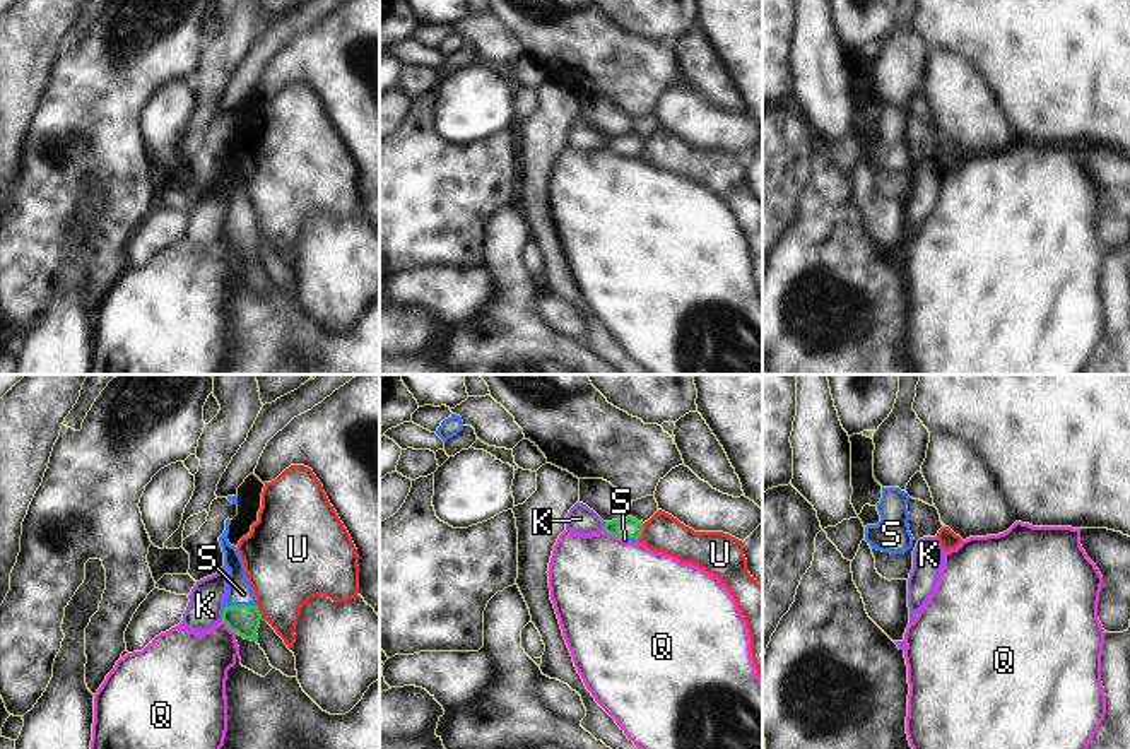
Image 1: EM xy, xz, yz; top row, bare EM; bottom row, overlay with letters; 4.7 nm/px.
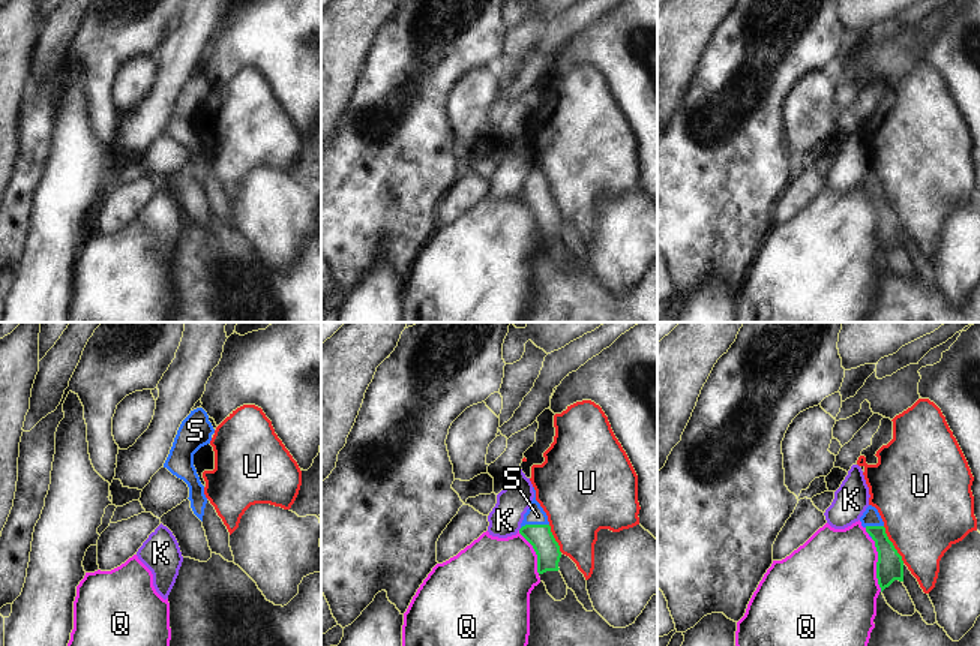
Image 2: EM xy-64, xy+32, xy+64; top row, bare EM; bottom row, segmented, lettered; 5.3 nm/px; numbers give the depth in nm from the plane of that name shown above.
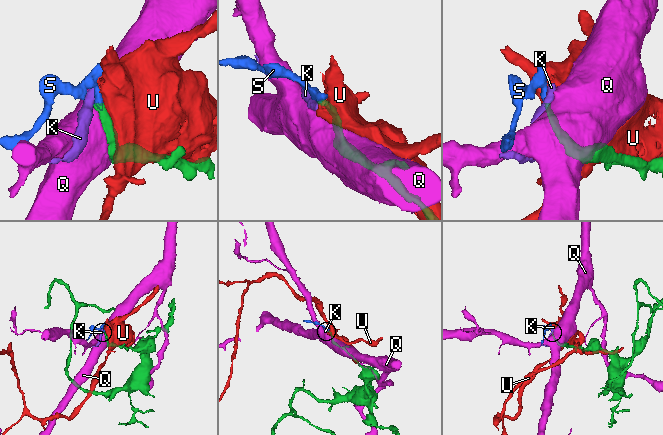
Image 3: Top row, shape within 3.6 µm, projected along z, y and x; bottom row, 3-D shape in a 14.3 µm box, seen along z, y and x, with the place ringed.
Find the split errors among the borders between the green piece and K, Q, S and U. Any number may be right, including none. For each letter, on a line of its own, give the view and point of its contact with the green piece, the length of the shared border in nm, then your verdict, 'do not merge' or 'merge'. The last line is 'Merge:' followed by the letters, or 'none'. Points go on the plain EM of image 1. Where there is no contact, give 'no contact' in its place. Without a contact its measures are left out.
K: meets green in xy at (223, 231); contact 70 nm long; do not merge
Q: meets green in xz at (614, 153); contact 110 nm long; do not merge
S: meets green in xy at (240, 223); contact 150 nm long; merge
U: meets green in xz at (641, 149); contact 90 nm long; do not merge
Merge: S

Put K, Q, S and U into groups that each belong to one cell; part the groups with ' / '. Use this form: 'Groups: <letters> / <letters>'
Groups: K / Q / S / U.

